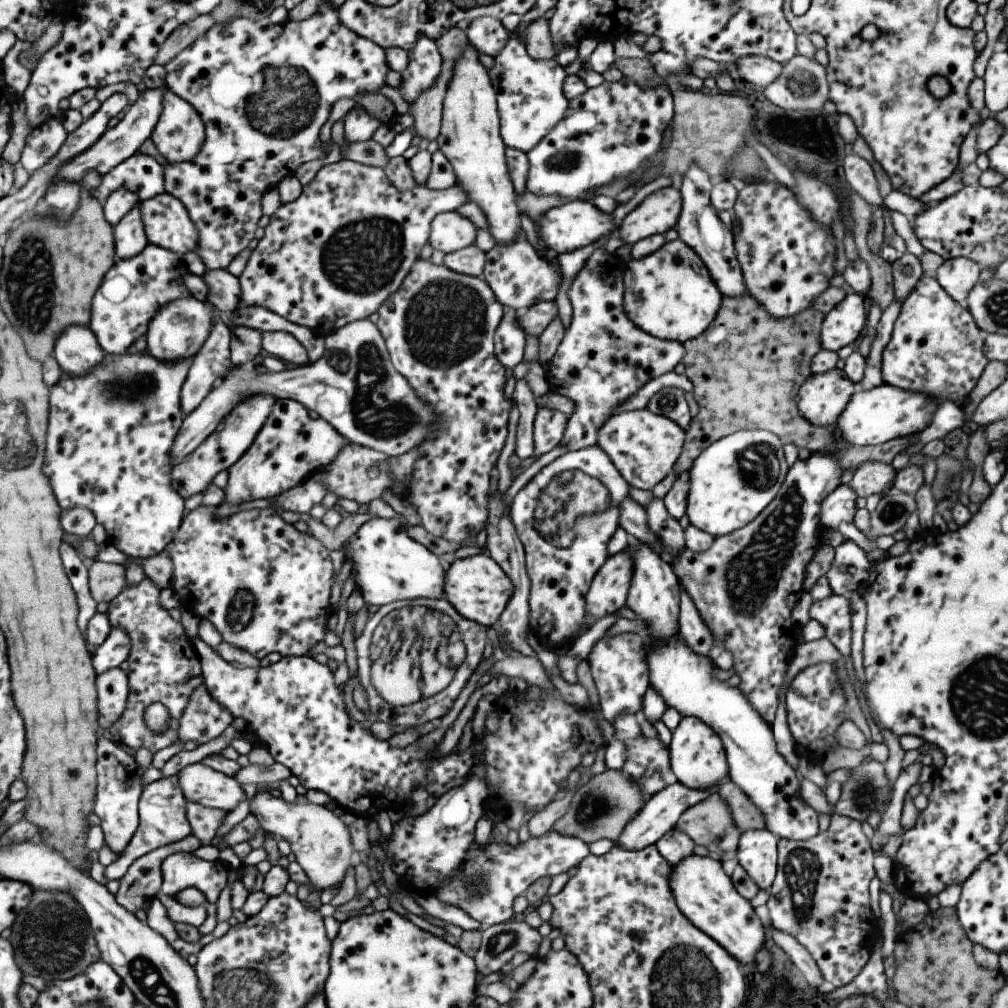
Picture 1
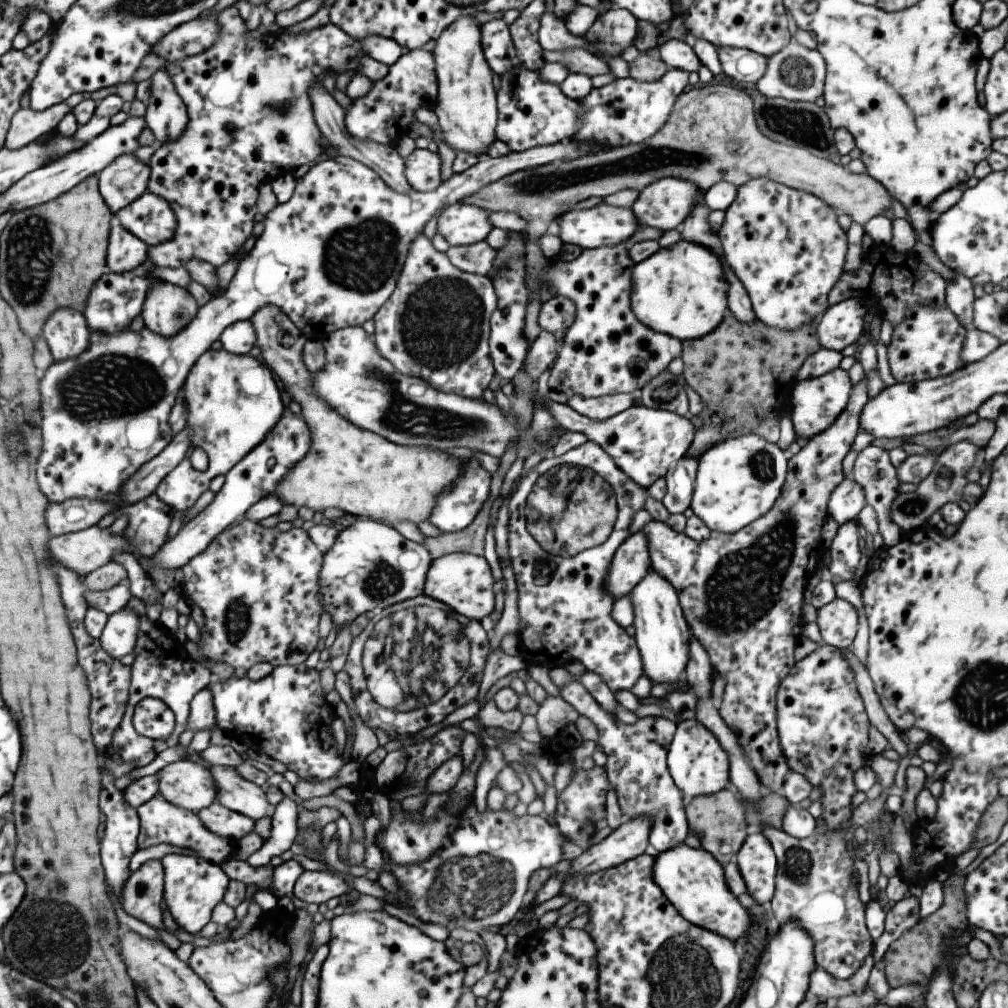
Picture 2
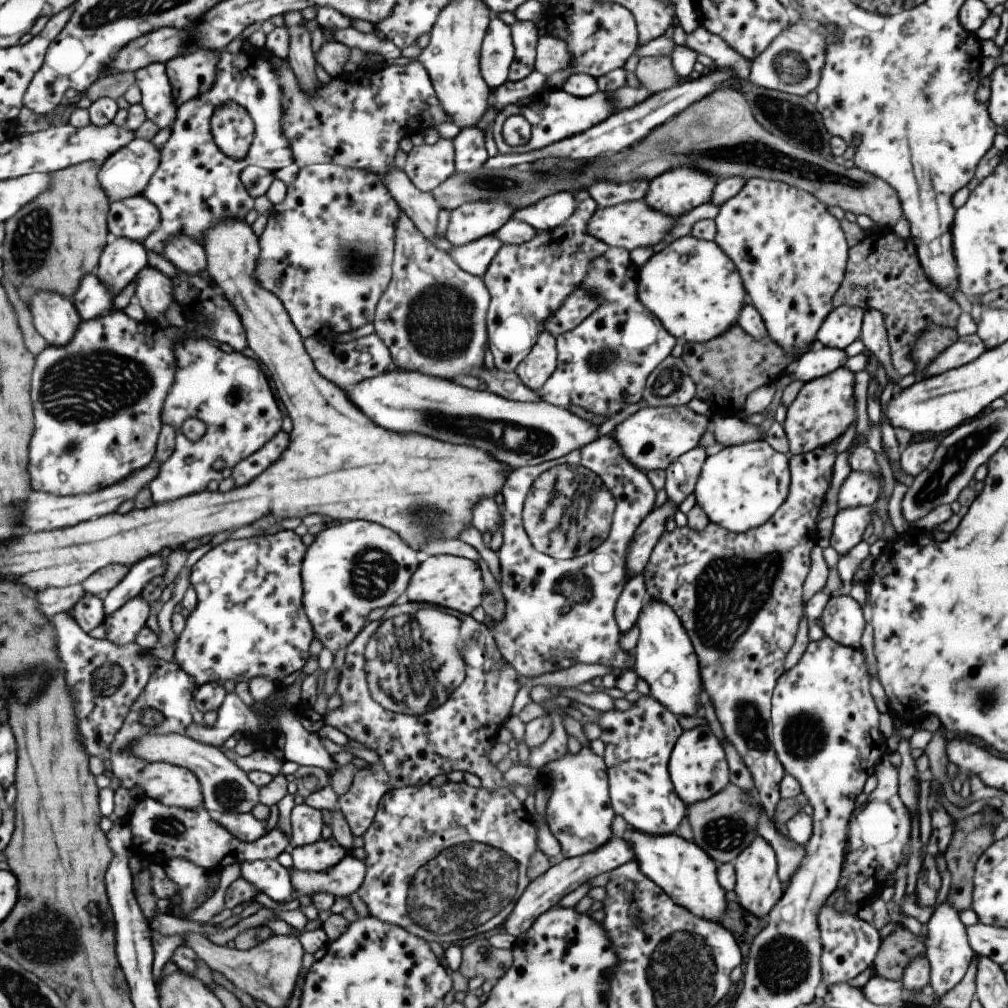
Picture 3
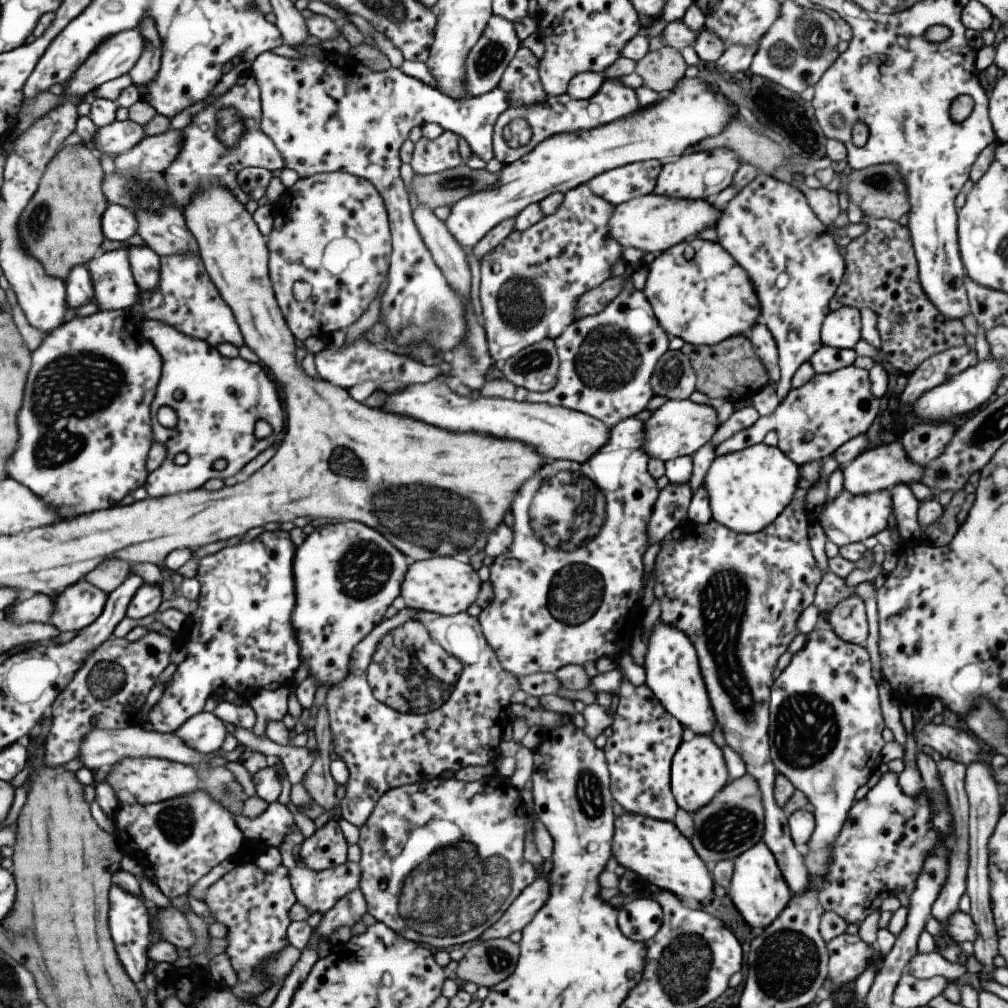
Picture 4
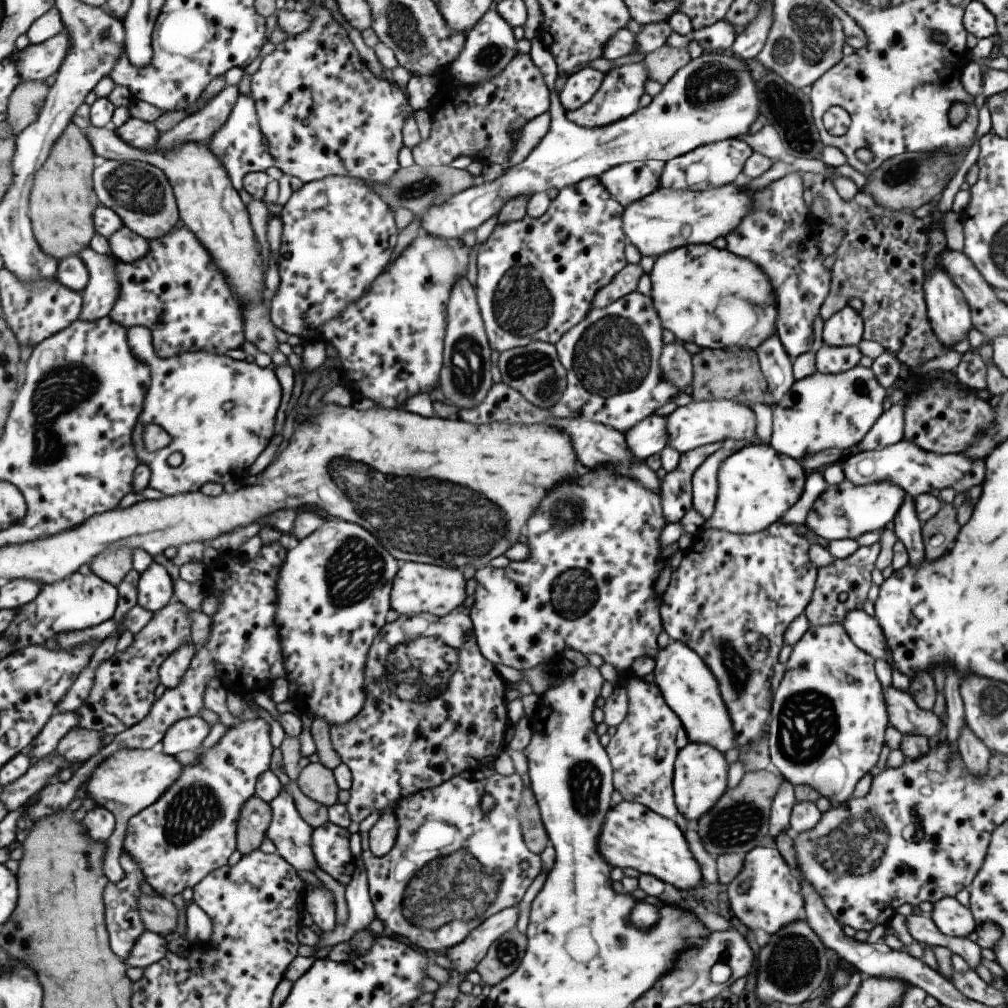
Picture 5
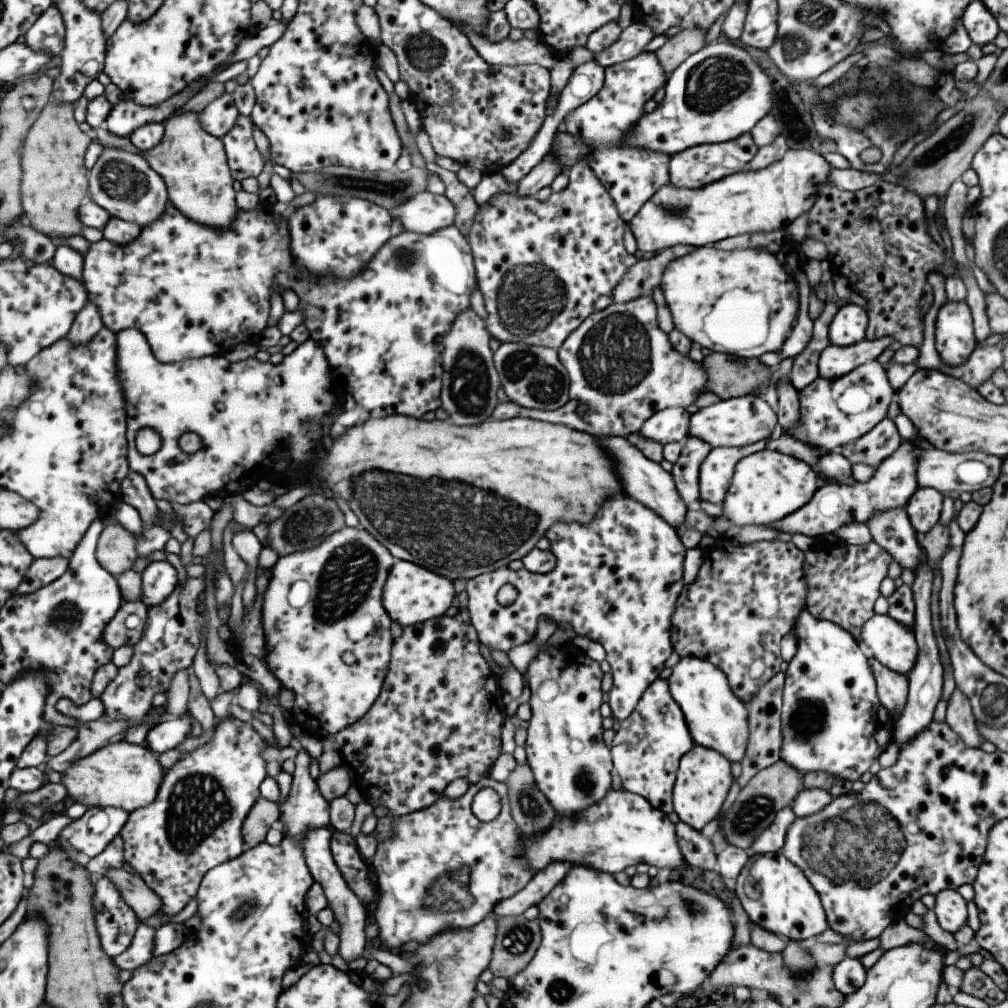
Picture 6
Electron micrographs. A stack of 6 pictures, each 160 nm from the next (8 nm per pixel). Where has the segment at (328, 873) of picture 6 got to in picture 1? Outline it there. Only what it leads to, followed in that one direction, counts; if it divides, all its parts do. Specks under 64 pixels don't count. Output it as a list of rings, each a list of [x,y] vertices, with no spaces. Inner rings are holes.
[[[186,801],[186,819],[191,827],[191,835],[196,836],[202,845],[209,844],[215,837],[217,828],[221,826],[223,818],[227,814],[219,809],[210,809],[197,803]]]

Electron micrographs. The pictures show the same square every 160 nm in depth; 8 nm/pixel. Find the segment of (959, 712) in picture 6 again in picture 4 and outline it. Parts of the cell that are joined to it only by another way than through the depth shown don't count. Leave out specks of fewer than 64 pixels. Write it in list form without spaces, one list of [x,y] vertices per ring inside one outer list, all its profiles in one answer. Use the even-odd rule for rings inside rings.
[[[975,759],[964,766],[964,791],[968,798],[968,849],[966,850],[967,868],[964,893],[970,900],[968,915],[976,928],[972,953],[977,962],[981,964],[980,973],[977,974],[992,979],[992,970],[995,967],[991,960],[998,954],[998,938],[989,904],[988,840],[1002,812],[1000,794],[992,775],[992,768],[983,759]]]

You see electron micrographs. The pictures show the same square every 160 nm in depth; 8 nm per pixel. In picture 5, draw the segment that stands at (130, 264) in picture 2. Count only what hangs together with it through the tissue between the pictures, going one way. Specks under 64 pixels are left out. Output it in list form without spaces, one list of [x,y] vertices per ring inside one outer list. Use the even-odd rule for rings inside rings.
[[[90,247],[79,255],[90,272],[89,284],[83,291],[84,310],[81,311],[80,319],[98,321],[108,316],[119,298],[120,282],[116,272],[116,260],[110,254],[97,254]]]

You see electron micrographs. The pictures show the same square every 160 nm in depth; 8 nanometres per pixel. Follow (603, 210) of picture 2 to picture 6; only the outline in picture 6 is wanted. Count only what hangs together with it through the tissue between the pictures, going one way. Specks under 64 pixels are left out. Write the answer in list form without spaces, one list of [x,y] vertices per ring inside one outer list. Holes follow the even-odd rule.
[[[787,149],[779,160],[765,168],[756,171],[748,169],[739,171],[699,188],[688,189],[671,184],[663,185],[643,203],[627,226],[635,239],[636,248],[644,252],[645,256],[651,256],[675,245],[689,245],[697,248],[704,247],[705,244],[713,244],[727,236],[784,230],[799,214],[808,212],[813,206],[818,187],[831,185],[828,179],[829,169],[829,163],[821,153],[811,149]]]

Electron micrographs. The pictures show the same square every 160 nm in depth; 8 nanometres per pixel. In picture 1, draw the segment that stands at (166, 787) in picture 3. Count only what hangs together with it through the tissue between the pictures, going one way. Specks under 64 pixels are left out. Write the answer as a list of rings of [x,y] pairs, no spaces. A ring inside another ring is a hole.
[[[200,762],[185,765],[175,776],[186,801],[210,809],[228,813],[246,798],[233,777],[225,776]]]

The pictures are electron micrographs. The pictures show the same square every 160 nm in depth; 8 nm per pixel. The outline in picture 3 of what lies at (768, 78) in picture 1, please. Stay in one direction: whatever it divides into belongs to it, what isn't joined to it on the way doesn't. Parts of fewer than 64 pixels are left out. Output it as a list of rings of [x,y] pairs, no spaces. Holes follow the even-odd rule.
[[[697,25],[692,33],[685,34],[684,45],[697,54],[705,54],[712,60],[712,66],[729,67],[739,78],[748,78],[750,62],[730,49],[718,36],[706,31],[701,25]]]

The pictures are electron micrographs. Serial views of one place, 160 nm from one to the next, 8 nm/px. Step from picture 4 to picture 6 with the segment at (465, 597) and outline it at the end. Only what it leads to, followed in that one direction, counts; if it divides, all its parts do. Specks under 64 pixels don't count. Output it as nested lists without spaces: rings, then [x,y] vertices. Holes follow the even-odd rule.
[[[396,559],[383,583],[381,604],[390,620],[405,628],[430,618],[440,617],[449,608],[454,596],[456,592],[452,581],[412,562]]]

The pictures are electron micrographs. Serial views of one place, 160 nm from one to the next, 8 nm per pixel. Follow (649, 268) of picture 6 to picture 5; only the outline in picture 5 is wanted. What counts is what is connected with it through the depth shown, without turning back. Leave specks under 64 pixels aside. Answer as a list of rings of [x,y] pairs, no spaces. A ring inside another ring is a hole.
[[[627,263],[612,279],[609,284],[600,288],[593,297],[591,308],[602,309],[622,296],[635,291],[637,280],[644,274],[639,263]]]

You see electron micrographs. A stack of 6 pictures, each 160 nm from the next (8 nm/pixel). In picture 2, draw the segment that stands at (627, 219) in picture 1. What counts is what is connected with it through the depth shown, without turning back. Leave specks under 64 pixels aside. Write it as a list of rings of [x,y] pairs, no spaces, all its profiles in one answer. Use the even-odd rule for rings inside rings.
[[[663,177],[648,184],[638,192],[638,197],[635,199],[631,210],[641,227],[652,226],[664,232],[665,230],[671,230],[671,228],[678,228],[678,224],[684,221],[691,209],[702,198],[703,192],[689,180],[679,177]]]

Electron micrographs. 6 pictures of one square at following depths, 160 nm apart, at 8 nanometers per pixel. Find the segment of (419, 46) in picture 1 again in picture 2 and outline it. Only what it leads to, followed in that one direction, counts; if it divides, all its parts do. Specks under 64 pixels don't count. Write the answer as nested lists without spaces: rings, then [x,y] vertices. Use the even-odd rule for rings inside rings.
[[[415,49],[403,52],[403,54],[392,64],[388,66],[387,74],[381,80],[371,82],[370,90],[360,98],[351,99],[350,105],[344,110],[344,125],[346,133],[352,139],[358,141],[371,141],[380,145],[389,145],[389,136],[387,134],[410,133],[412,124],[416,121],[413,112],[417,108],[428,107],[433,109],[436,104],[438,84],[434,71],[434,58],[430,52]]]

